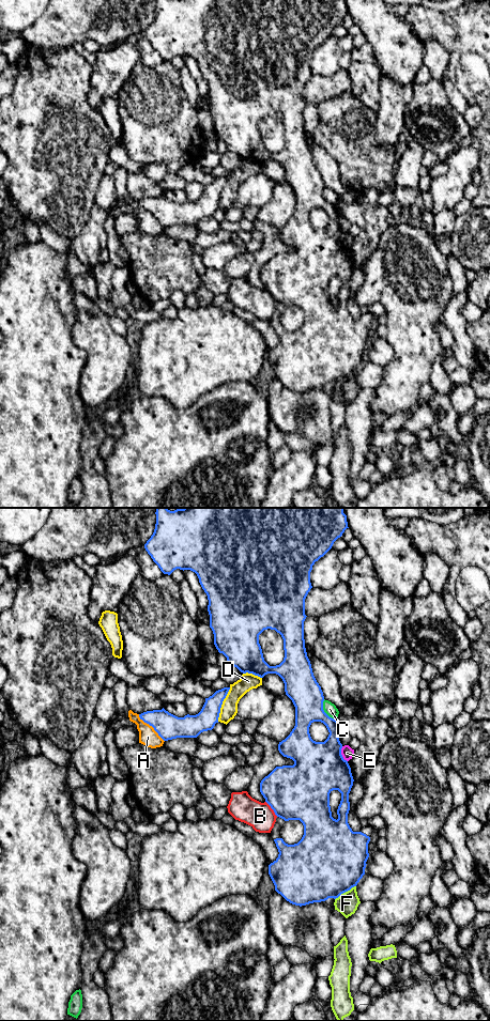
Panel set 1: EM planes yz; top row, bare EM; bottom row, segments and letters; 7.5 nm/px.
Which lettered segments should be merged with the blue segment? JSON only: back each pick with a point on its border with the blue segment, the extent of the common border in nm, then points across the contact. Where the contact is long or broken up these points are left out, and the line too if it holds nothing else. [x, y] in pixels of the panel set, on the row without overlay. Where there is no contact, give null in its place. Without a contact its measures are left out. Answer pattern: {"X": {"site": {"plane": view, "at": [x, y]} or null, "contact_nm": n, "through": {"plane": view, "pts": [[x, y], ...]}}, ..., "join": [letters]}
{"join": []}

